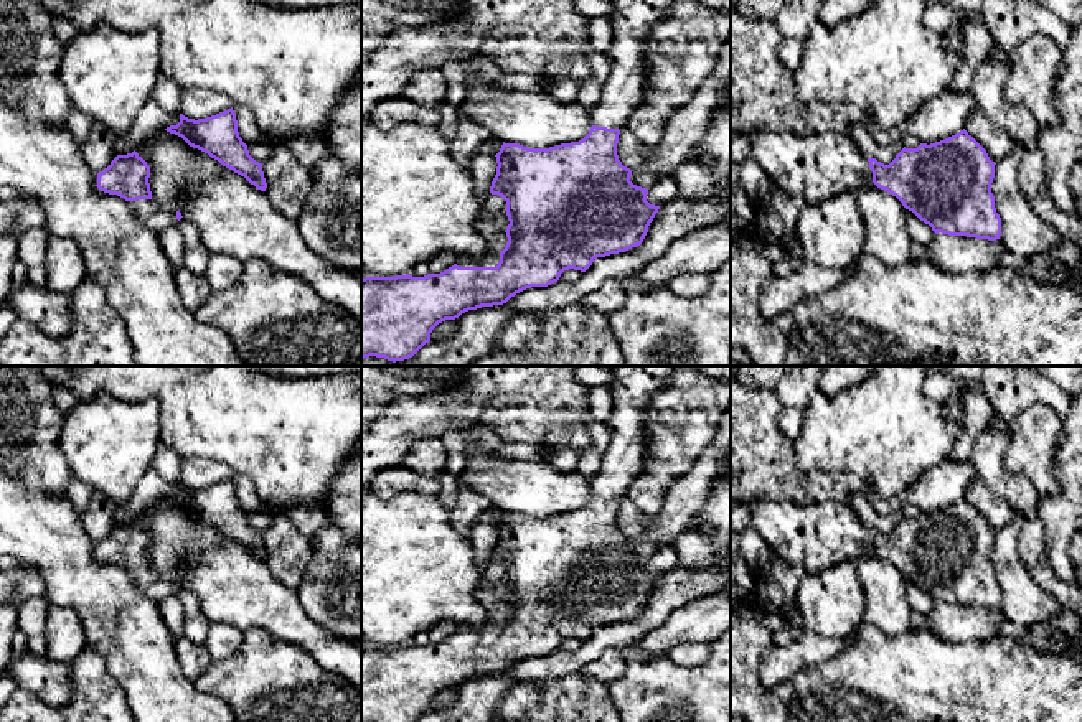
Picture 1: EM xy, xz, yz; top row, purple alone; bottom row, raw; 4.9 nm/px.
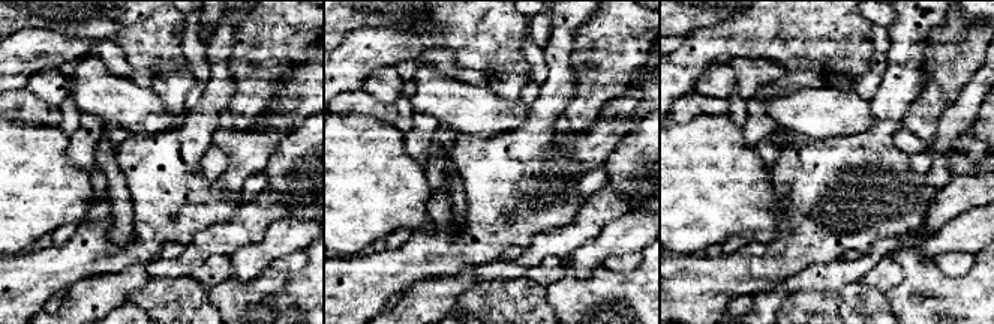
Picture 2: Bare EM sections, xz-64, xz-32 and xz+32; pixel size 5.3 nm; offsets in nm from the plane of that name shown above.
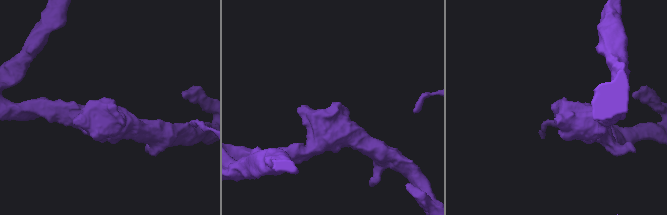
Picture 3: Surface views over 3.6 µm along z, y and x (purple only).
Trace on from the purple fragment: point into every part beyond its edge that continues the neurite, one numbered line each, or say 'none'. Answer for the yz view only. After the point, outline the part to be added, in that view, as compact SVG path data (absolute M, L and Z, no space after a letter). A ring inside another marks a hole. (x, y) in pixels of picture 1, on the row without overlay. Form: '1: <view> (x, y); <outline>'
1: yz (815, 536); M838 496L825 503L734 503L731 531L754 529L785 560L816 574L873 554L868 526Z

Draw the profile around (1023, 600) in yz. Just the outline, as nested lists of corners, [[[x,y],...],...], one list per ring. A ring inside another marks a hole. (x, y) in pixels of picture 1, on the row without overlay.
[[[1014,516],[1009,524],[995,534],[991,562],[1001,587],[1001,612],[1011,623],[1031,626],[1046,621],[1061,610],[1057,600],[1046,592],[1024,564],[1018,539],[1023,519]]]

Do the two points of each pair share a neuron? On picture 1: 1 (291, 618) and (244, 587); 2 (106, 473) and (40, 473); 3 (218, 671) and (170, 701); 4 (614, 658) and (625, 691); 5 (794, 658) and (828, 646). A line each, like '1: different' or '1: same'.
1: same
2: different
3: different
4: different
5: same

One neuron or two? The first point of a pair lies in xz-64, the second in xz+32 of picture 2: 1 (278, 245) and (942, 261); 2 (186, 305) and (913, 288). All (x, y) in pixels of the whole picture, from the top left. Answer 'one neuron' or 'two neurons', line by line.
1: two neurons
2: two neurons

